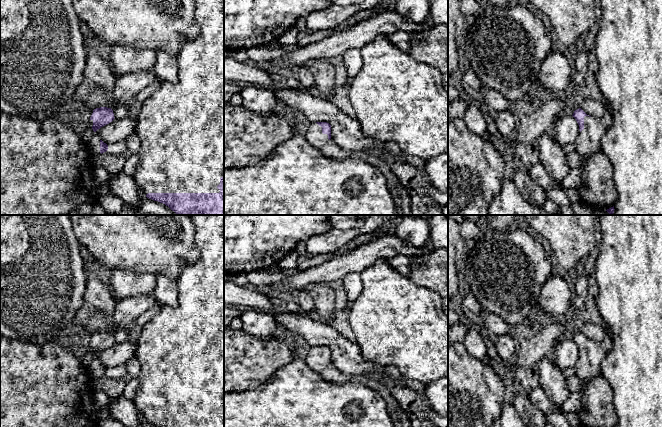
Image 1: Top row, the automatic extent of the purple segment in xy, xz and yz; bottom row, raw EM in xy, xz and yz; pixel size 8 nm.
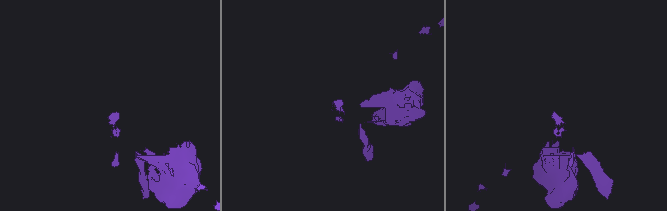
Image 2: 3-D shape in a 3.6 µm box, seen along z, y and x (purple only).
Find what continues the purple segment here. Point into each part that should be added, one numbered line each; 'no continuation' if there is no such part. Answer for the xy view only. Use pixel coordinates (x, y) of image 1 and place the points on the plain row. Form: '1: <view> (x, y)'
1: xy (181, 350)

